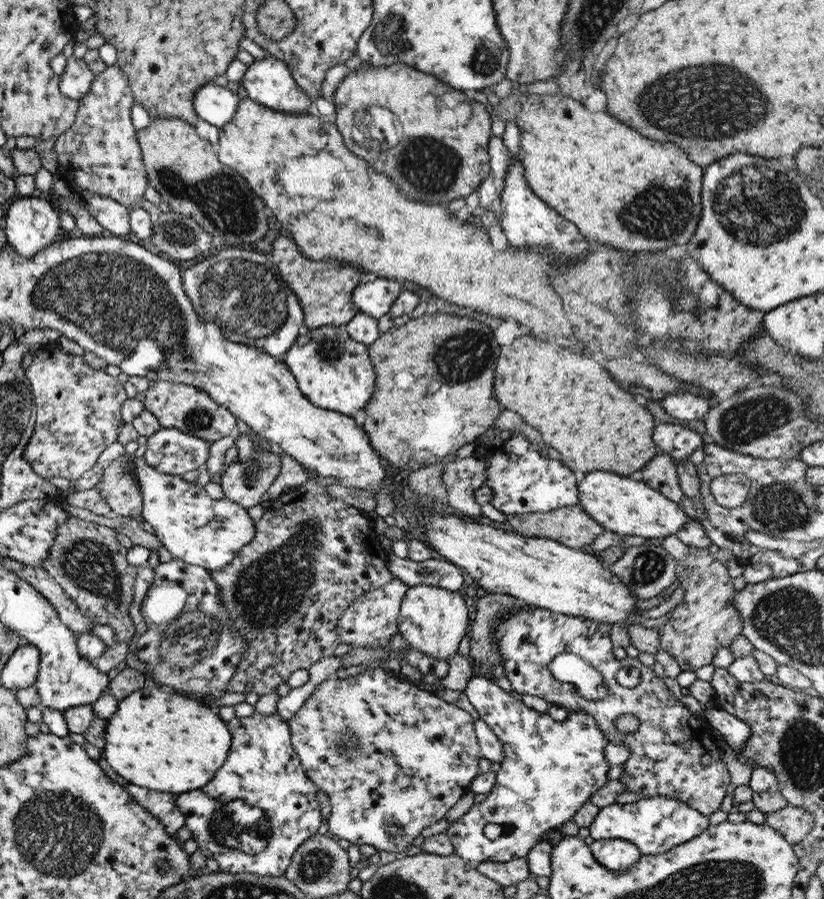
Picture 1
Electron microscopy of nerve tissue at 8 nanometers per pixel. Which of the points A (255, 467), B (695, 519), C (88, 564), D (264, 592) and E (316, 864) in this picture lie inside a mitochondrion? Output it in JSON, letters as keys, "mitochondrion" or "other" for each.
{"A":"mitochondrion","B":"other","C":"mitochondrion","D":"mitochondrion","E":"mitochondrion"}

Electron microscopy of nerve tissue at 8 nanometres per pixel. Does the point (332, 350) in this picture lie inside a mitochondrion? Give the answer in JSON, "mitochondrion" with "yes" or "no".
{"mitochondrion":"yes"}

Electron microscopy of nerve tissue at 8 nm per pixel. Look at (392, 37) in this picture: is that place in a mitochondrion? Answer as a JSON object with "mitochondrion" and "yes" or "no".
{"mitochondrion":"yes"}

